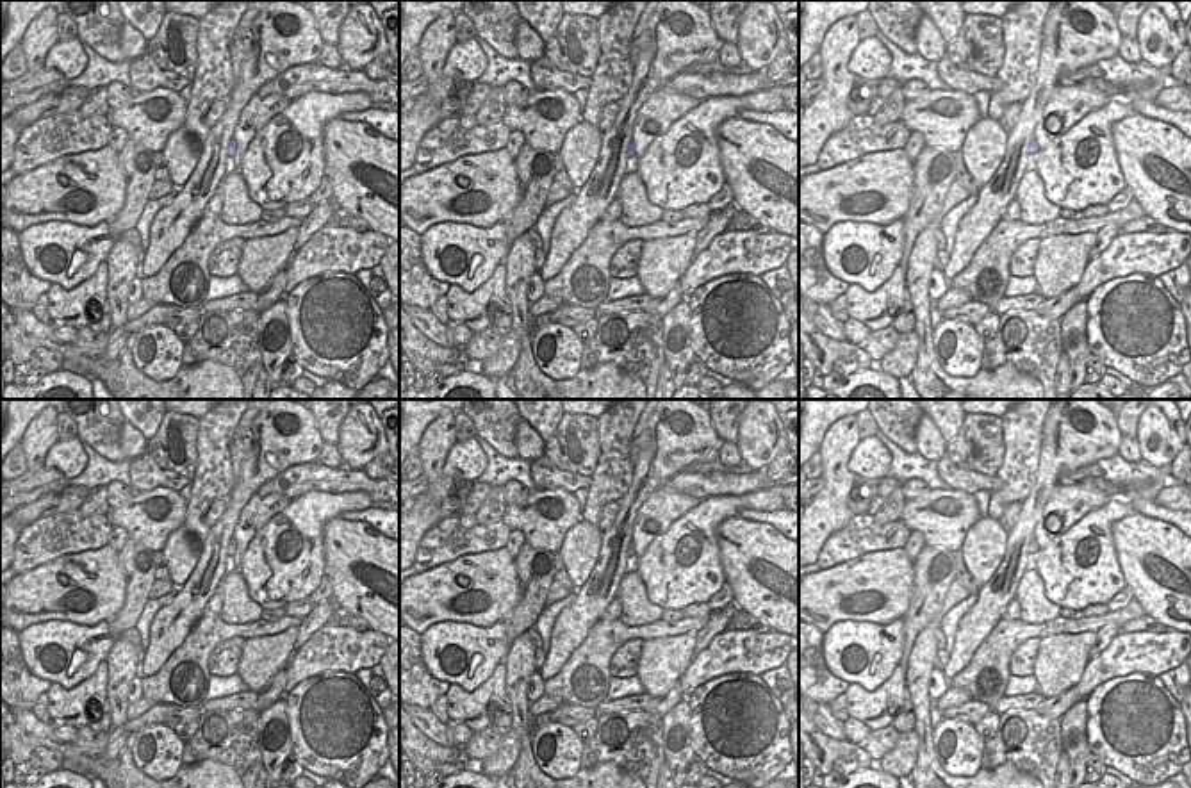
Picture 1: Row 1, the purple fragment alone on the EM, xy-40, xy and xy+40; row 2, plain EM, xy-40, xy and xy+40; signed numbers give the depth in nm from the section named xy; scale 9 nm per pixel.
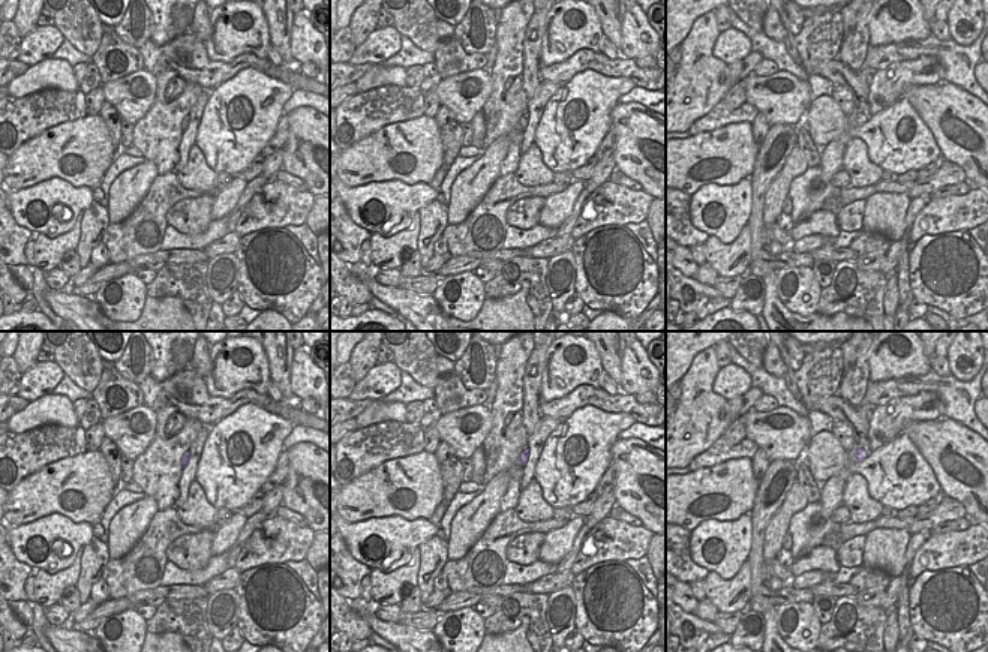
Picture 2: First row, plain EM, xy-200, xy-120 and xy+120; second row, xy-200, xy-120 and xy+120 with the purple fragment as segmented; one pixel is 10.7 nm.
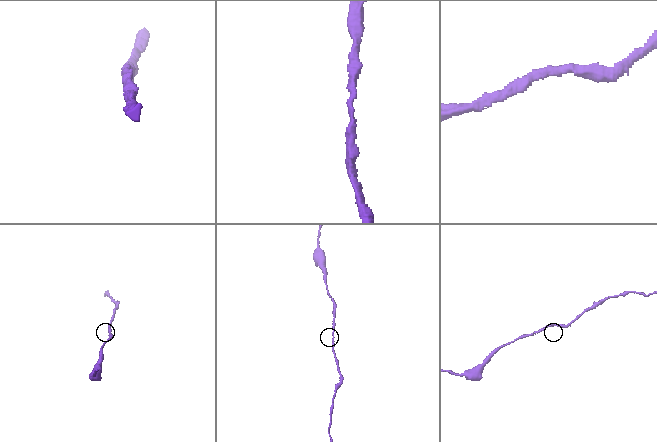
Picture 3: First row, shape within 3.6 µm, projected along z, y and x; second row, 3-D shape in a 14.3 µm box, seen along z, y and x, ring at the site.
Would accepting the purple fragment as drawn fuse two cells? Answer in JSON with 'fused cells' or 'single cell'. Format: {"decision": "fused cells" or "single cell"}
{"decision": "single cell"}

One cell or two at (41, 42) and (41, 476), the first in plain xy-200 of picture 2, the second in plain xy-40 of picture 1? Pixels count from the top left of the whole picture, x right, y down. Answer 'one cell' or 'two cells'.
one cell

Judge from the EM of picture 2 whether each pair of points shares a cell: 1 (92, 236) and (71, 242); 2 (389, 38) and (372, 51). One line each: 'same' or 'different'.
1: different
2: same

